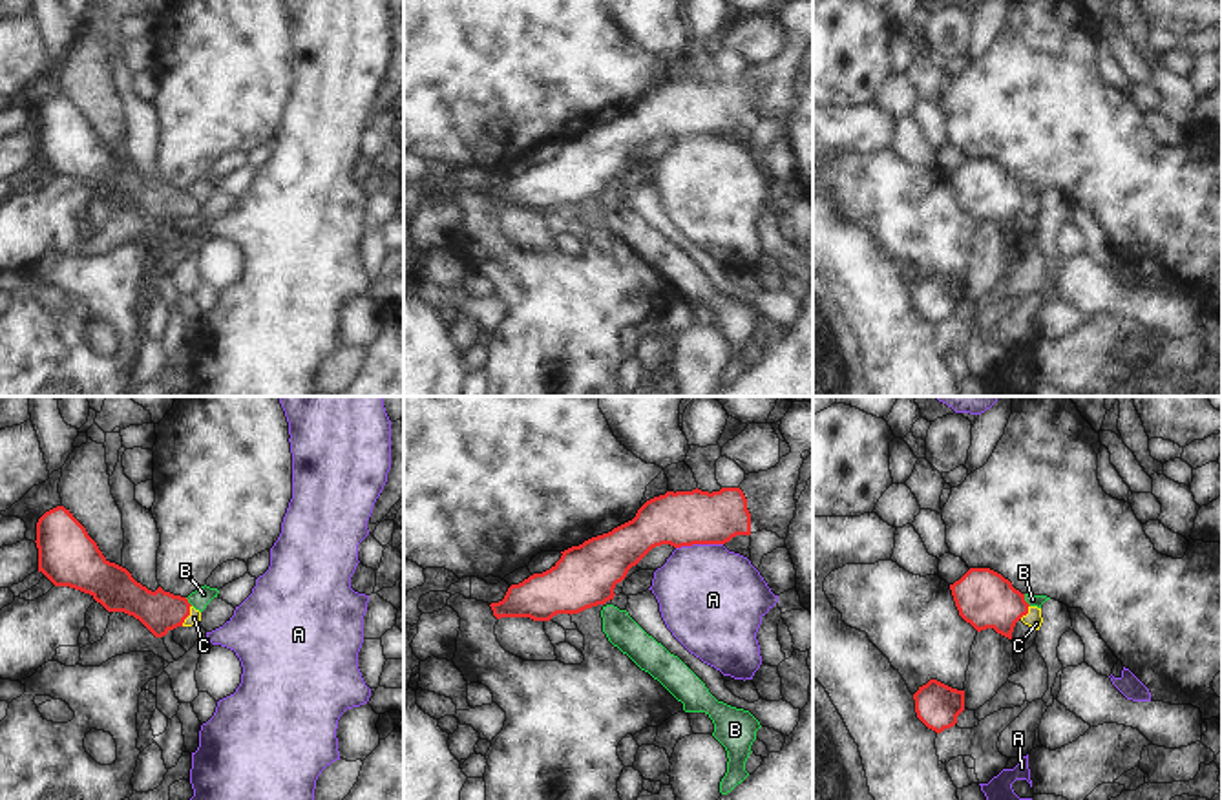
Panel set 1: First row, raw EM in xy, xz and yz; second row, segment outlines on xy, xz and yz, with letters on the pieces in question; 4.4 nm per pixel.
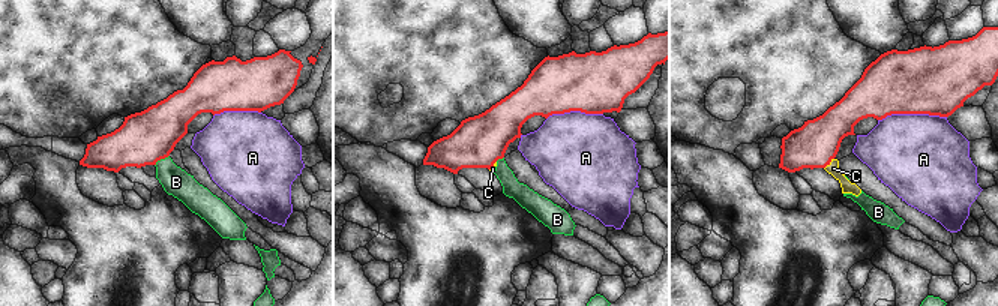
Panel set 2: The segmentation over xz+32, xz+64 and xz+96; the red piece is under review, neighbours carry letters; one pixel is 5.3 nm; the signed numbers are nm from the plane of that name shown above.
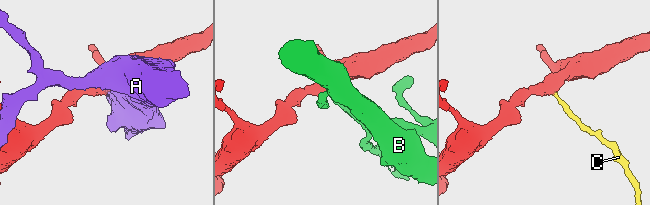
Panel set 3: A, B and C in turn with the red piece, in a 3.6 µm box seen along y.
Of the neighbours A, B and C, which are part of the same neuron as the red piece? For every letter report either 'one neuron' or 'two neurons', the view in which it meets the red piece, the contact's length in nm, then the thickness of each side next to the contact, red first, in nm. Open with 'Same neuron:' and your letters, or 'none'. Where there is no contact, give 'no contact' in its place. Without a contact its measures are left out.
Same neuron: C
A: two neurons; meets red in xz; contact 200 nm long; 240 nm thick on the red side, 460 nm on the other
B: two neurons; meets red in yz; contact 70 nm long; 260 nm thick on the red side, 50 nm on the other
C: one neuron; meets red in xy; contact 100 nm long; 180 nm thick on the red side, 50 nm on the other

